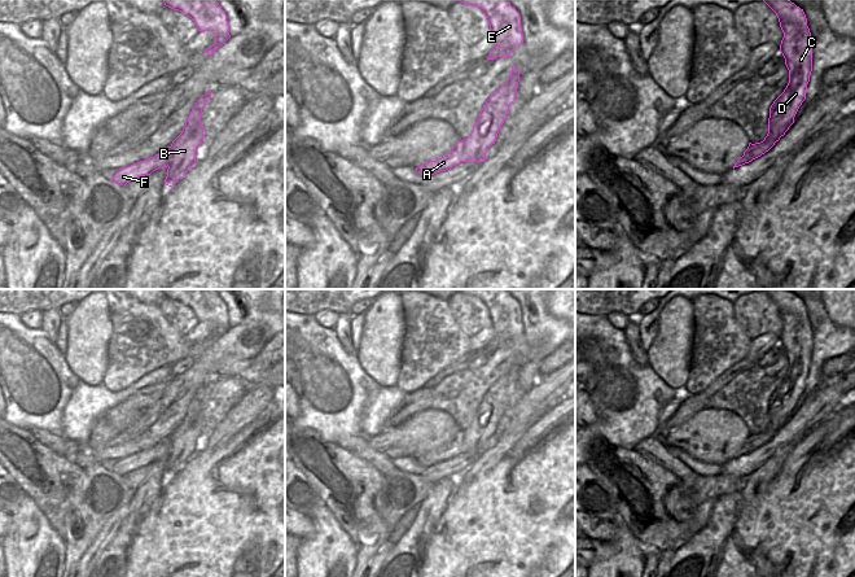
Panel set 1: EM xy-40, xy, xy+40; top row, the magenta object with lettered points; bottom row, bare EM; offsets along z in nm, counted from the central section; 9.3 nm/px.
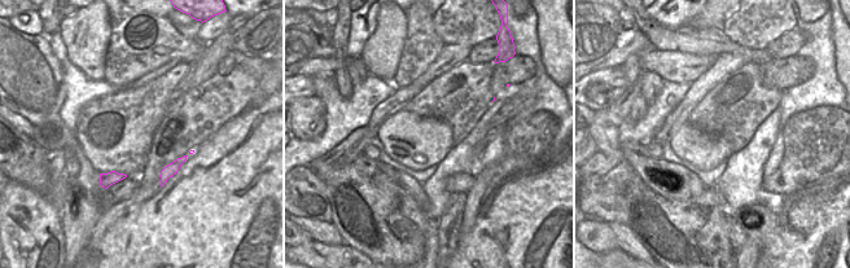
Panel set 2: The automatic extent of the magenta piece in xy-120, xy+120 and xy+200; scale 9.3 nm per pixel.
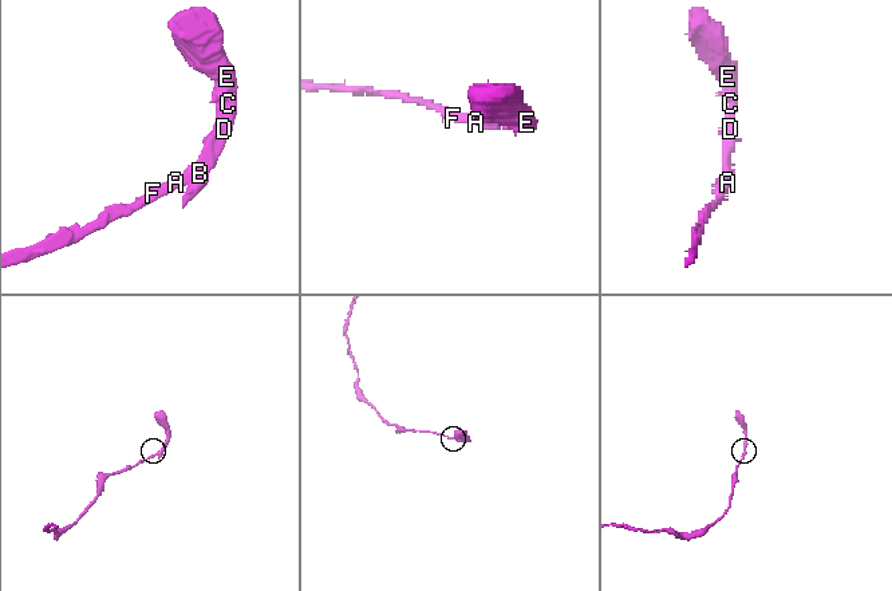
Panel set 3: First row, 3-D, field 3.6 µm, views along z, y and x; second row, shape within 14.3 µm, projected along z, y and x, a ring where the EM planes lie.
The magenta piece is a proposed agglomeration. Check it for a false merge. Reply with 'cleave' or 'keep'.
cleave

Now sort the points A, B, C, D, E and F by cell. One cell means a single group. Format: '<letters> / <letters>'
A F / B C D E

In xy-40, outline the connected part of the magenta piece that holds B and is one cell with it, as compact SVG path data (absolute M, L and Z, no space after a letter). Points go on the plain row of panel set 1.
M207 381L193 397L181 424L170 437L161 443L167 447L171 455L167 459L165 475L172 477L196 454L196 442L203 432L203 416L201 402L210 390L211 381Z

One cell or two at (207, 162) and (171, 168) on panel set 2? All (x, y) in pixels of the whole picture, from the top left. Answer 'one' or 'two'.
two

